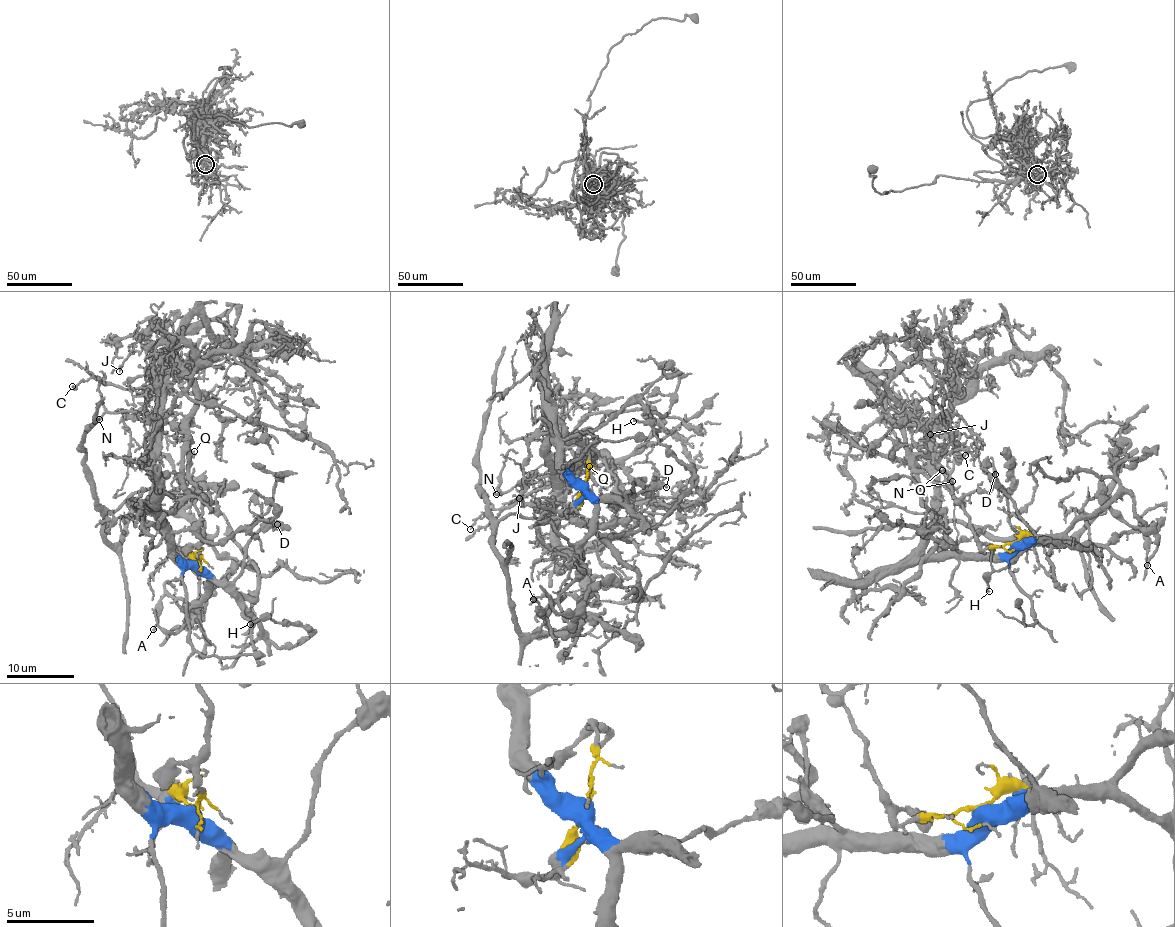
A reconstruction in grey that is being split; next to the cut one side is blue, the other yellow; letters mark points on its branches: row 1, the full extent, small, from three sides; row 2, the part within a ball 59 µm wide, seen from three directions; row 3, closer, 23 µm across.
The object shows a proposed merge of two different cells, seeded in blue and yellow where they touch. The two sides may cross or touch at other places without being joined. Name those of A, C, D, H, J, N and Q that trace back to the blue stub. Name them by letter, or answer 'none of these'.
A, C, D, H, N

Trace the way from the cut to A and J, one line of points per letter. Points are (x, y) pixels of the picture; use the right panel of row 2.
A: (1013, 542), (1072, 538), (1083, 546), (1105, 544), (1108, 540), (1139, 528), (1144, 534), (1146, 566)
J: (1013, 542), (981, 547), (951, 489), (913, 466), (905, 429), (885, 413), (888, 396), (931, 433)

